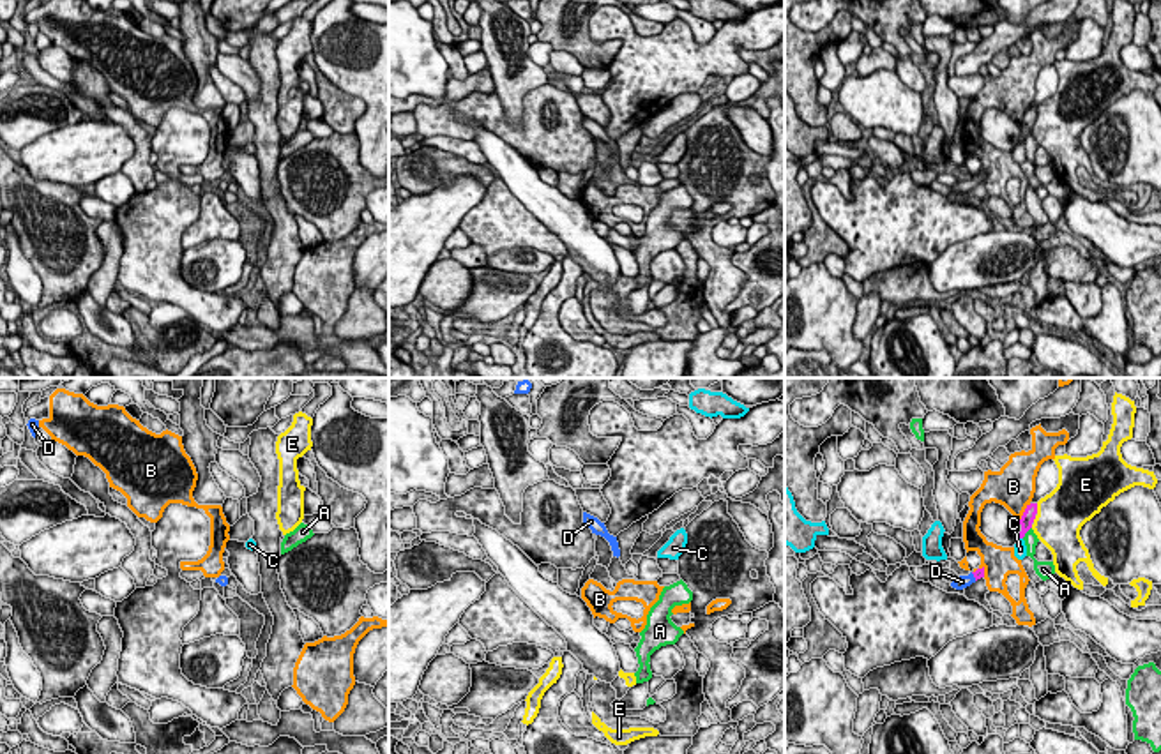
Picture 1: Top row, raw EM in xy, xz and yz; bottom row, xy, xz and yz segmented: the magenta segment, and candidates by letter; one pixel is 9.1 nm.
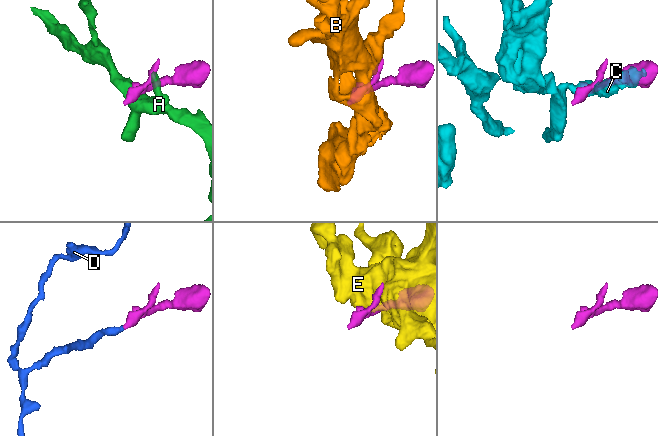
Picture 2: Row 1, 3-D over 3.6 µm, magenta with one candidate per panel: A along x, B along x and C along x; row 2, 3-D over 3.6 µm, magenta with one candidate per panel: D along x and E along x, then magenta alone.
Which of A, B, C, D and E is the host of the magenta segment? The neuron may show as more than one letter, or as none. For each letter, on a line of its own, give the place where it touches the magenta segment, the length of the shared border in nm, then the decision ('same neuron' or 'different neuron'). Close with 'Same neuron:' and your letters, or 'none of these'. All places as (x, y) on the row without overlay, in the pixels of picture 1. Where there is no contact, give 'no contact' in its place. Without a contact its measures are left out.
A: meets magenta in yz at (1027, 135); contact 140 nm long; different neuron
B: meets magenta in yz at (1024, 117); contact 190 nm long; different neuron
C: meets magenta in yz at (1020, 142); contact 60 nm long; different neuron
D: meets magenta in yz at (974, 180); contact 100 nm long; same neuron
E: meets magenta in yz at (1036, 113); contact 100 nm long; different neuron
Same neuron: D

